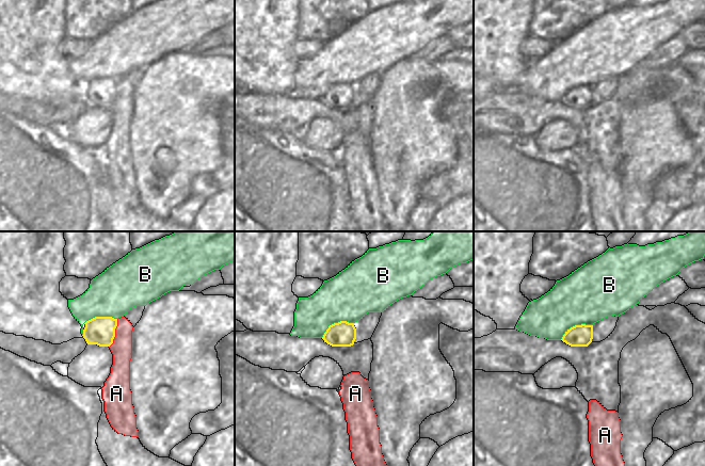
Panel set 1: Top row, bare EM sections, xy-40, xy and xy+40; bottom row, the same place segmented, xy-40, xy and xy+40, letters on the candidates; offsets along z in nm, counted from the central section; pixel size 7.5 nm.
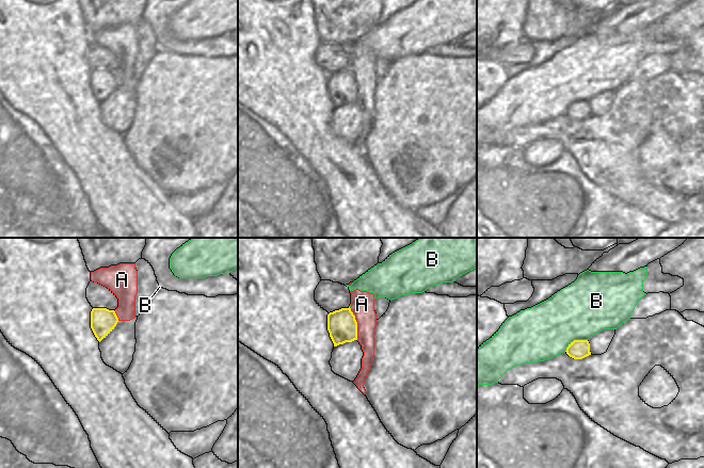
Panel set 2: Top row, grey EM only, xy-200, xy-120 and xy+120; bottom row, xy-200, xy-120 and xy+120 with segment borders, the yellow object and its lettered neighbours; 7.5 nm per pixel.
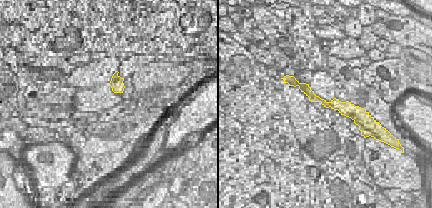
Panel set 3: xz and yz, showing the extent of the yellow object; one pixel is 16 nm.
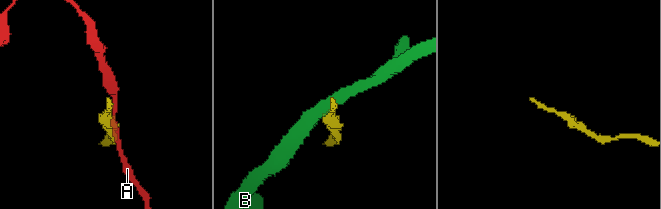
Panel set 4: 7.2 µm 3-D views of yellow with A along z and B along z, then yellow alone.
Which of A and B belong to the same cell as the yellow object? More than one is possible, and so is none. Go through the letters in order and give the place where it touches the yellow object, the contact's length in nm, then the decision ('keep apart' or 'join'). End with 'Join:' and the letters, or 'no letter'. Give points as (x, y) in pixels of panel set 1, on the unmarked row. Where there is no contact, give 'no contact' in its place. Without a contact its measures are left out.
A: meets yellow in xy-40 at (114, 94); contact 220 nm long; keep apart
B: meets yellow in xy at (335, 84); contact 280 nm long; keep apart
Join: no letter

